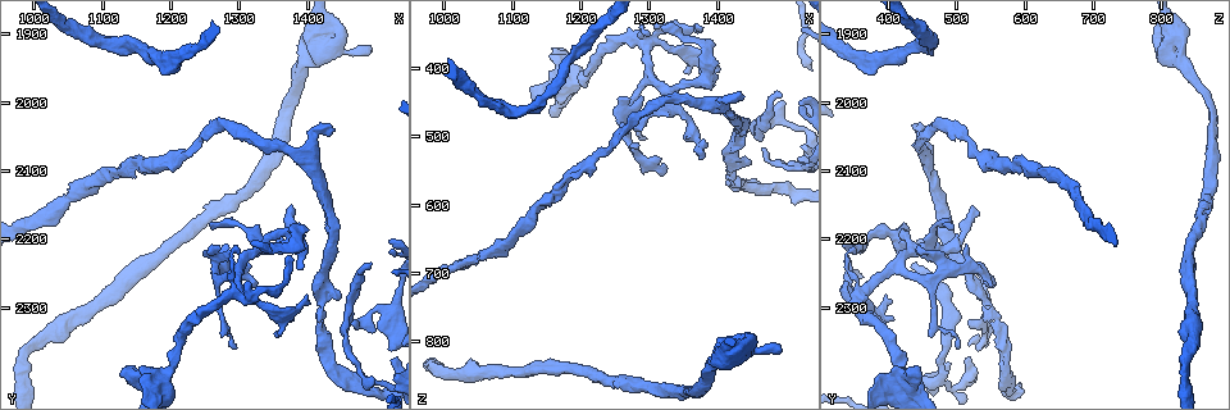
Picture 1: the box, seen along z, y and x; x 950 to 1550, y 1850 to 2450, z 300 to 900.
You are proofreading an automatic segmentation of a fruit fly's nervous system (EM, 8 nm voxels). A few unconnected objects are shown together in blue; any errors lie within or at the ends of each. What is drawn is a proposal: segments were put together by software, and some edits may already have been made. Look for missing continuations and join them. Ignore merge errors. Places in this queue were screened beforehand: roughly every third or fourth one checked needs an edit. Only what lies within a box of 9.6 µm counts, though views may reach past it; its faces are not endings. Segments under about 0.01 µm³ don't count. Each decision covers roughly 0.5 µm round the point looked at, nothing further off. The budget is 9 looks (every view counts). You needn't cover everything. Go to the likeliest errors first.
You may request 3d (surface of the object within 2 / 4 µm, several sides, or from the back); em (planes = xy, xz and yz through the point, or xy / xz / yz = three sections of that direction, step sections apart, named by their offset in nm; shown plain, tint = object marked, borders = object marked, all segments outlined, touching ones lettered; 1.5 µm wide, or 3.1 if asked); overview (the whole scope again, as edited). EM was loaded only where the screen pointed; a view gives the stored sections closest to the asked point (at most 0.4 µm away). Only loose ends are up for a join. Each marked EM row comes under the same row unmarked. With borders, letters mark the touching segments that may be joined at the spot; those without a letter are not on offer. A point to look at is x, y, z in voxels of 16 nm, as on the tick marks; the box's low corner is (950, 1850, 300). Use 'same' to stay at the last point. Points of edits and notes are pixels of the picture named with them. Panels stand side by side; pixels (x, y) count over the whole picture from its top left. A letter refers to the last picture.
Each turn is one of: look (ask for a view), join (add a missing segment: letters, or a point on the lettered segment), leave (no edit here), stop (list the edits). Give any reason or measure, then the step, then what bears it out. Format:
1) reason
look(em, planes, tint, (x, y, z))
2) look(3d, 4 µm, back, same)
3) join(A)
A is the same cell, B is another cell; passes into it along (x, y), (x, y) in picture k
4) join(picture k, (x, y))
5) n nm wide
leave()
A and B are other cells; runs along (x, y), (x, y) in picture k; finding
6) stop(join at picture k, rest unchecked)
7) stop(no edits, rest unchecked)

end of a long branch
look(3d, 2 µm, (1495, 2235, 435))

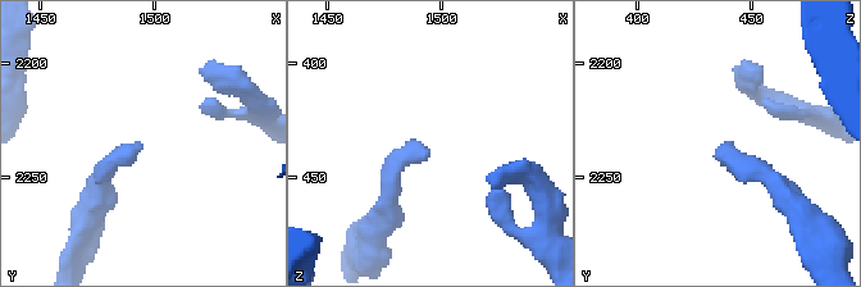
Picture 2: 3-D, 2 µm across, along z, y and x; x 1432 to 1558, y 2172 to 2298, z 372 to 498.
look(em, planes, borders, (1494, 2235, 440))

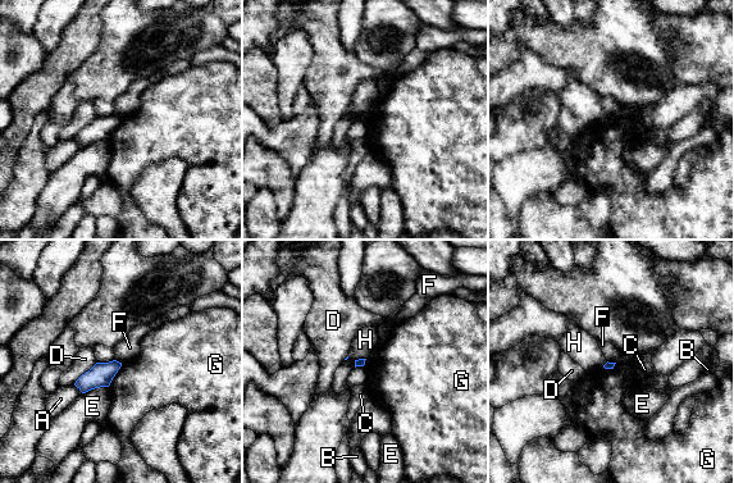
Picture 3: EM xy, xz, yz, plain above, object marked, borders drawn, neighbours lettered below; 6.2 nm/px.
leave()
A, B, C, D, E, F, G and H are other cells; border along (115, 359), (122, 363) in picture 3; none of them fits

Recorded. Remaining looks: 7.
an open end
look(em, planes, tint, (1405, 2295, 400))

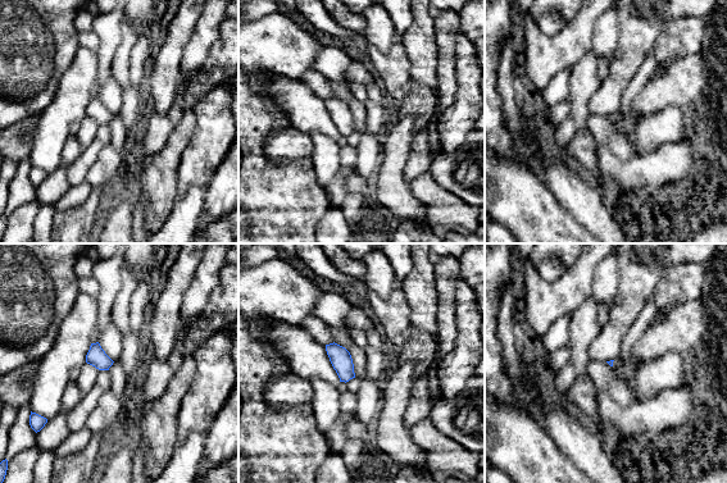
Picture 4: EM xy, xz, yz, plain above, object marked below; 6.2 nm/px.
look(em, planes, borders, same)

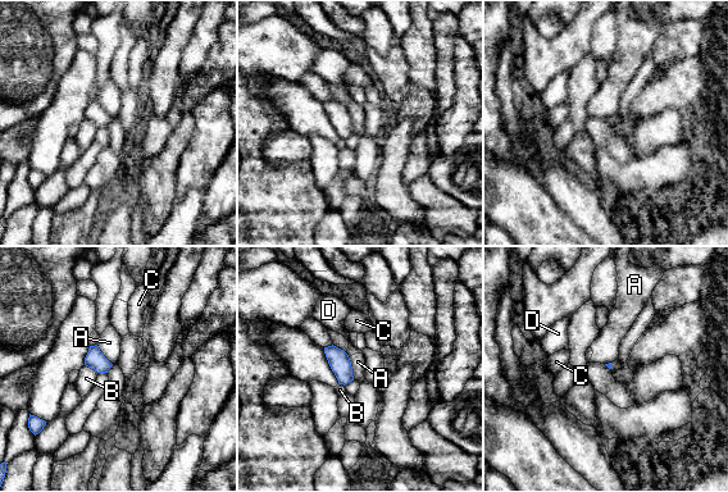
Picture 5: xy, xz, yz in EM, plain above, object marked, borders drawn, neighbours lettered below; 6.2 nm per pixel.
A touches over 140 nm
leave()
A, B, C and D are other cells; border along (345, 352), (349, 358) in picture 5; no lettered segment goes on from it

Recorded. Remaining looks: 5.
an open end
look(em, yz, step 4, tint, (1440, 2040, 445))

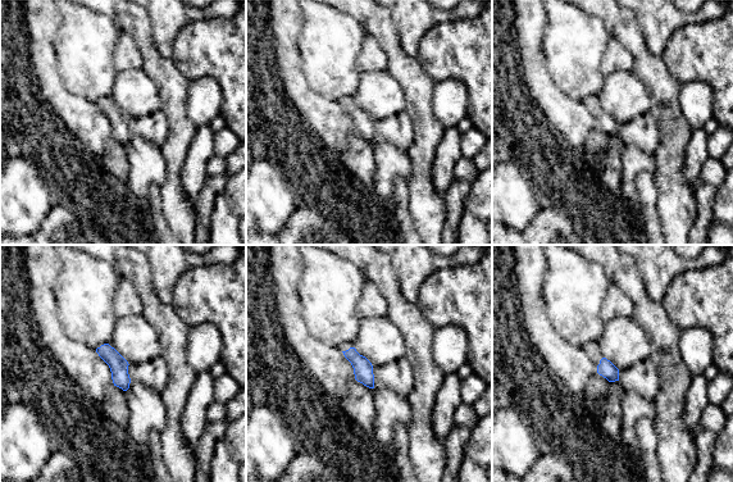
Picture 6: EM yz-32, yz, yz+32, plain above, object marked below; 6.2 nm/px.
another direction
look(em, planes, borders, same)

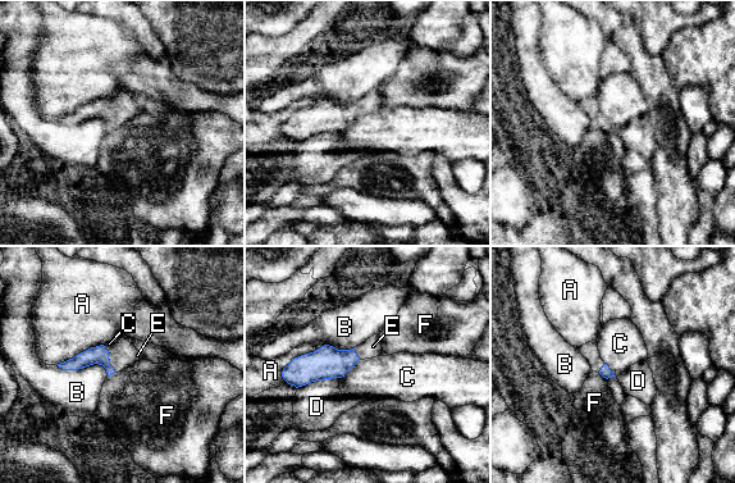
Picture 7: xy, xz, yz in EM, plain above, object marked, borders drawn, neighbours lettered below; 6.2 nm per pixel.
A touches over 340 nm
join(E)
E is the same cell, A, B, C, D and F are other cells; passes into it along (99, 355), (108, 359), (123, 354) in picture 7; the neuron continues

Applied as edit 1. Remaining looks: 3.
look(overview)

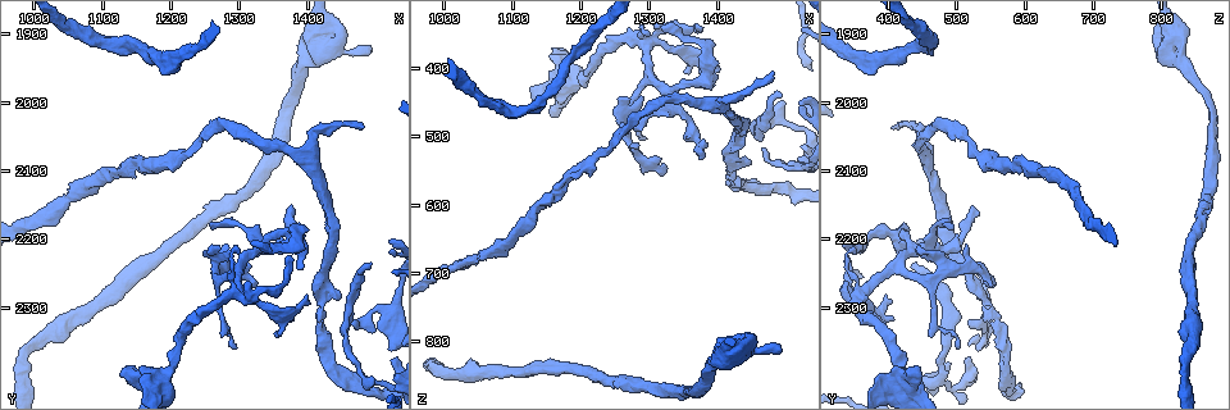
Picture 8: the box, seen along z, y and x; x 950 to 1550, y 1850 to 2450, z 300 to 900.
an open end
look(em, planes, borders, (1495, 1925, 815))

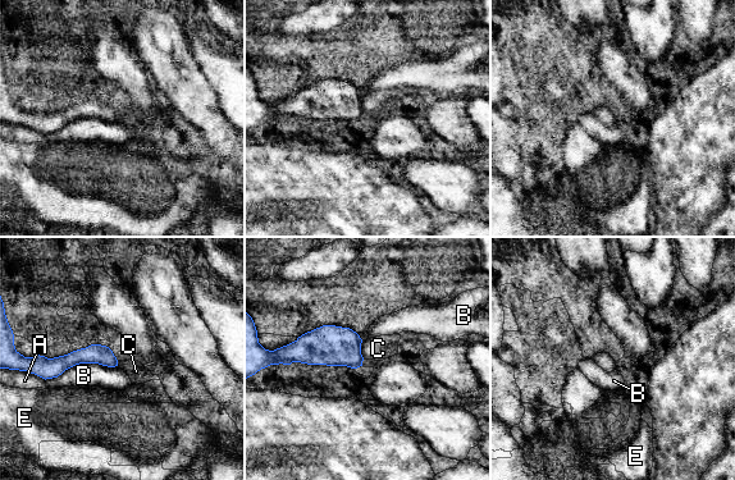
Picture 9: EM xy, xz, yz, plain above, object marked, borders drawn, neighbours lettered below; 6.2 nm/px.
B touches over 460 nm
leave()
A, B, C and E are other cells; border along (361, 341), (361, 356), (364, 359) in picture 9; no lettered segment goes on from it

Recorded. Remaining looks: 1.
stop(join at picture 7, rest unchecked)

